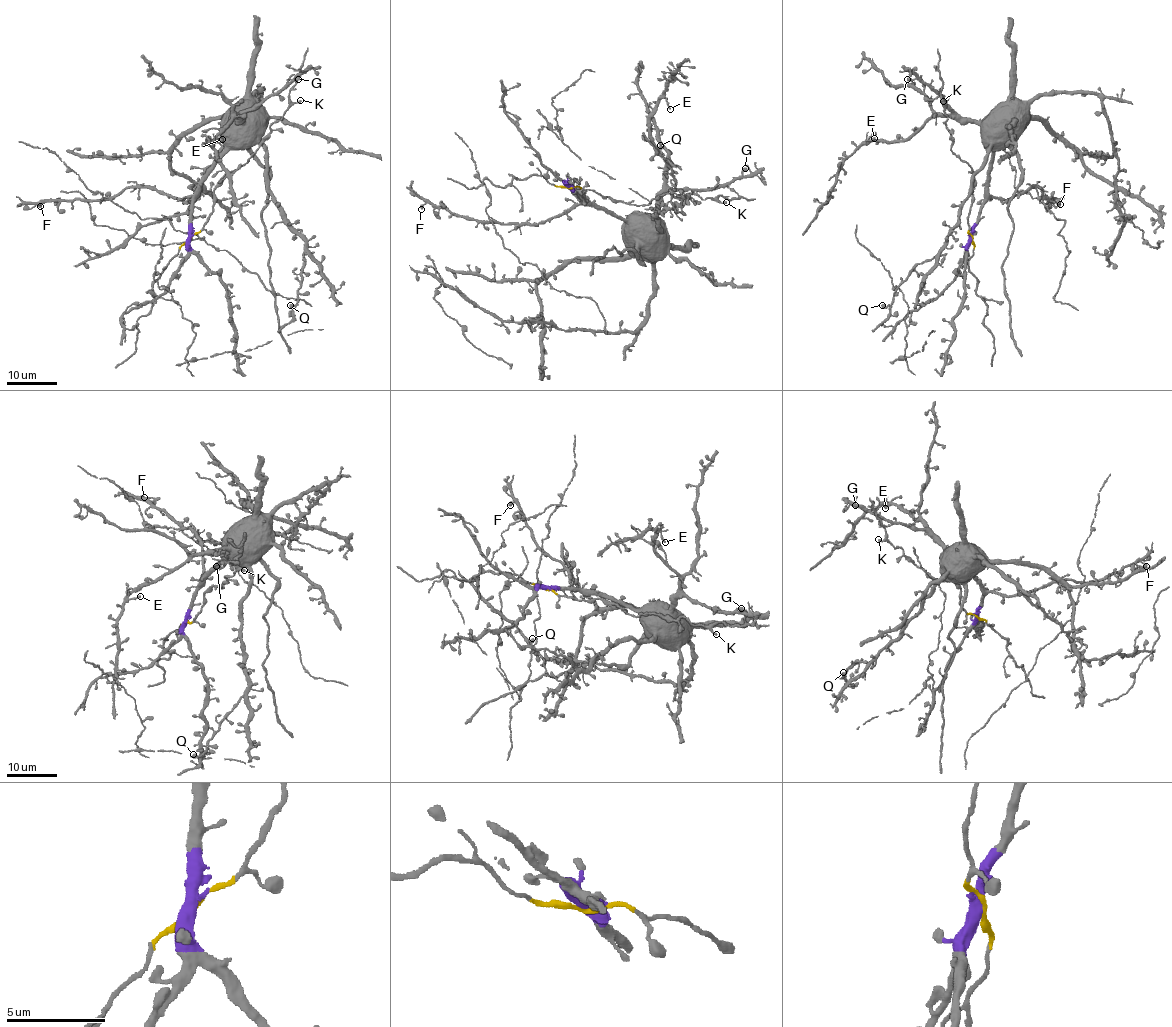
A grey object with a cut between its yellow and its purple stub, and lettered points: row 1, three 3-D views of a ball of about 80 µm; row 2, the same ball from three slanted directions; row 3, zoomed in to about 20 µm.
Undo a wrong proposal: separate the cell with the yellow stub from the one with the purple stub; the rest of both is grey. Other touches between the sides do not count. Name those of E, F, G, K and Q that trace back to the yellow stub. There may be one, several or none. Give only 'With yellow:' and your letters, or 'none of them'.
With yellow: K

